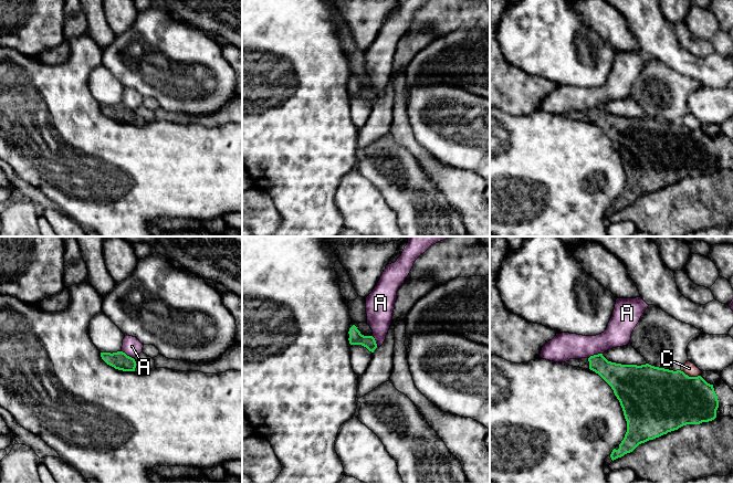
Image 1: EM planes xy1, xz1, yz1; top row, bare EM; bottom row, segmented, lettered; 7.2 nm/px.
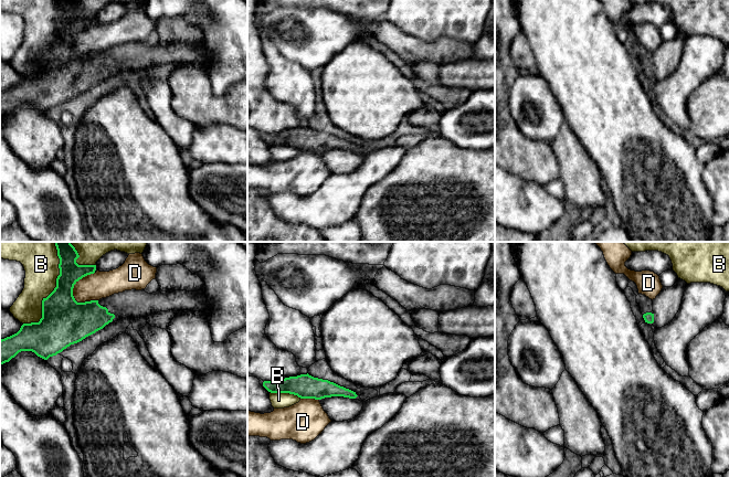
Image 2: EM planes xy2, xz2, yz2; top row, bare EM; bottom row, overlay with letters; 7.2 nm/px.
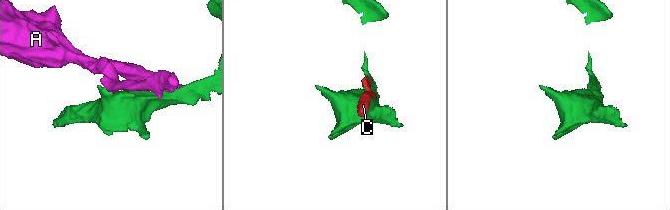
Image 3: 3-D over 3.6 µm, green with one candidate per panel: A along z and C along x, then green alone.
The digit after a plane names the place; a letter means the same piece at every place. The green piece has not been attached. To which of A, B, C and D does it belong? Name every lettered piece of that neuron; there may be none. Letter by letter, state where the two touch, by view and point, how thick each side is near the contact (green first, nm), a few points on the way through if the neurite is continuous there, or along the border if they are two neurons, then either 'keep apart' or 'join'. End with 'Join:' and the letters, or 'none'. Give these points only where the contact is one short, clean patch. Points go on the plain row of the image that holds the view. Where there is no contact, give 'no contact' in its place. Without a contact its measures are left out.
A: contact yz1 (595, 107); calibres 190 and 200 nm; border yz1 (601, 105), (594, 106), (588, 111); keep apart
B: contact xy2 (52, 44); calibres 340 and 260 nm; keep apart
C: contact yz1 (690, 129); calibres 460 and 90 nm; keep apart
D: contact xy2 (75, 35); calibres 280 and 190 nm; keep apart
Join: none

